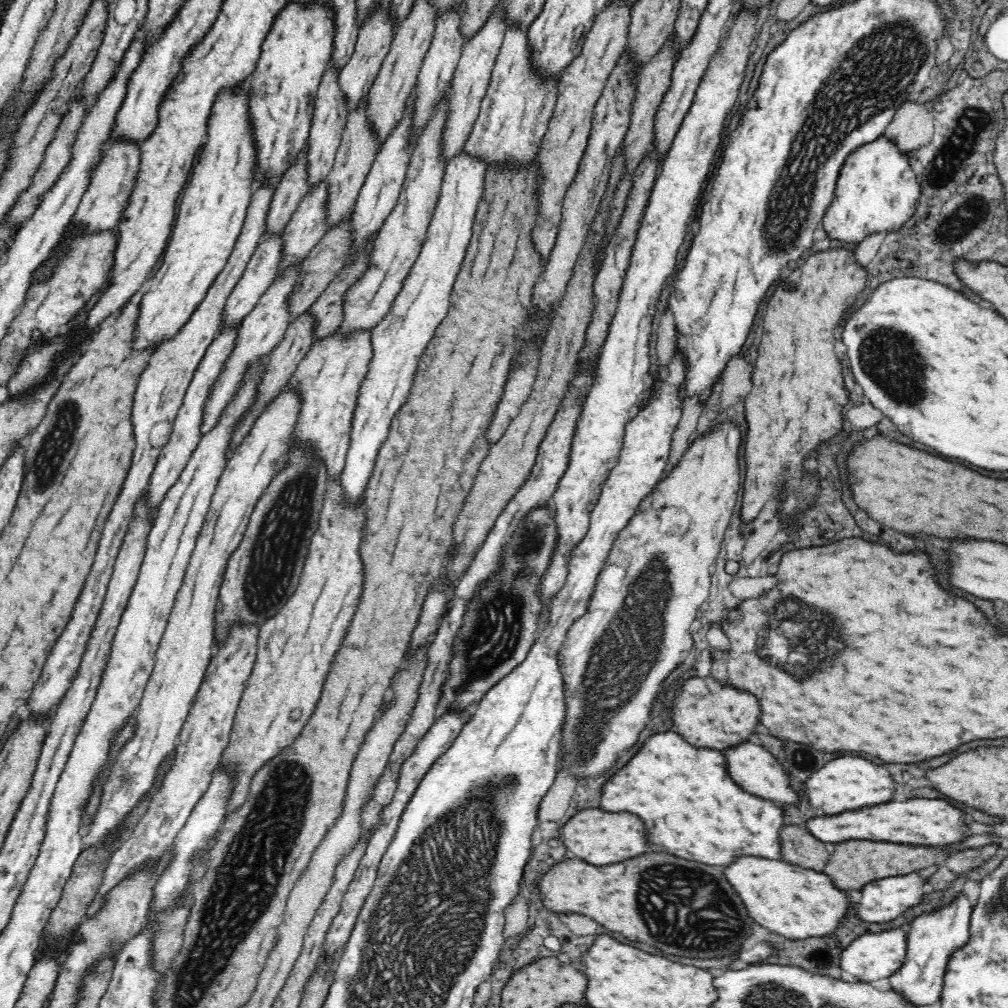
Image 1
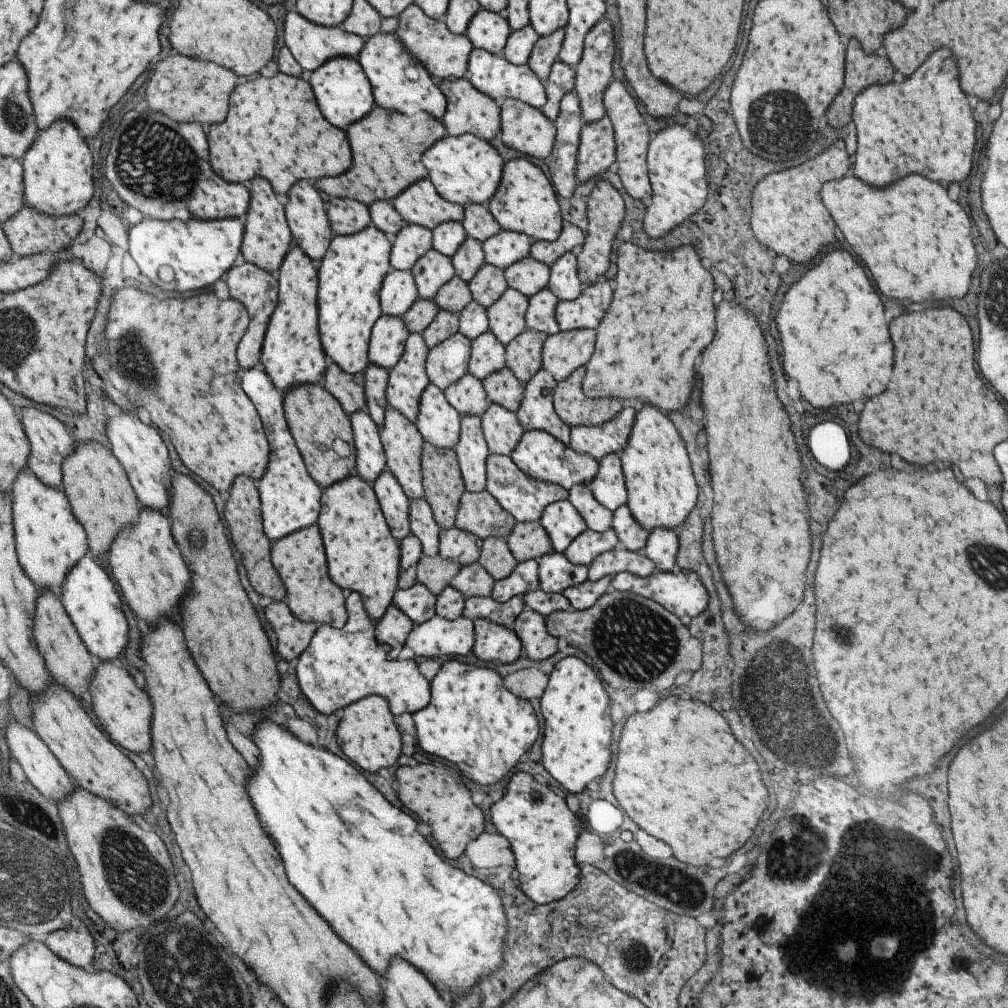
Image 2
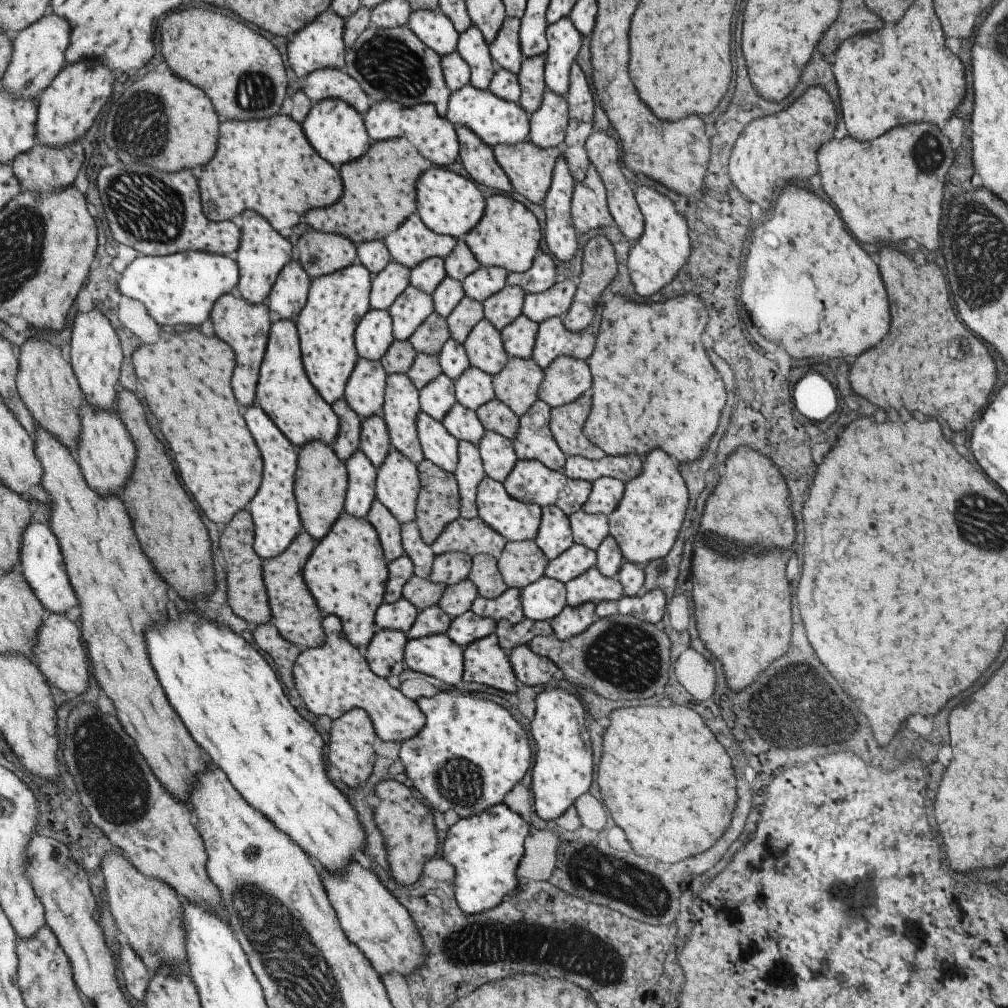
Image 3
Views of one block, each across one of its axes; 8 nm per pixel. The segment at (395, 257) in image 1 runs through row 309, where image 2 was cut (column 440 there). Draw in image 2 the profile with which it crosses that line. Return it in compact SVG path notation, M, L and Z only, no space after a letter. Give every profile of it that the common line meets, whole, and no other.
M455 333L430 348L425 359L425 374L439 390L459 380L467 370L471 340Z

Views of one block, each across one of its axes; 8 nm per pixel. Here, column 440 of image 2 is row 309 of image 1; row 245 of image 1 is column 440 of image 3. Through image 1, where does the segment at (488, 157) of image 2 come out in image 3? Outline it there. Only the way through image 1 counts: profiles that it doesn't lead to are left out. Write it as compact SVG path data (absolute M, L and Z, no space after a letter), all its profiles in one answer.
M430 167L415 184L416 216L429 231L455 240L463 239L481 219L484 199L474 182L449 170Z

